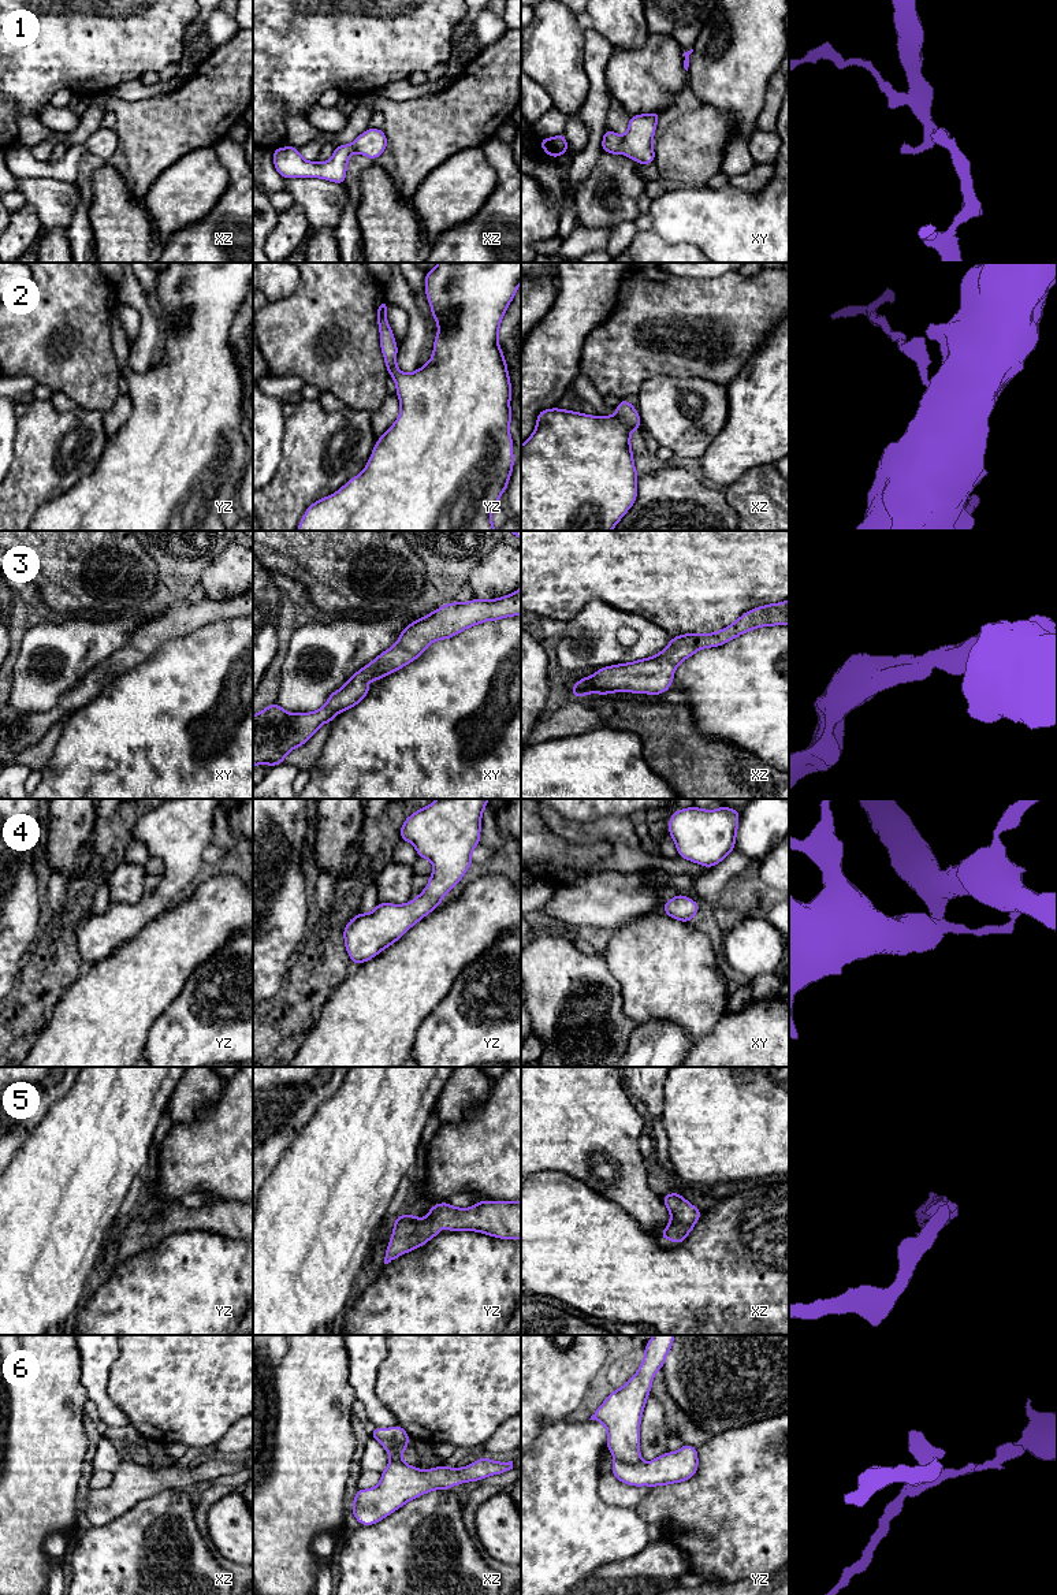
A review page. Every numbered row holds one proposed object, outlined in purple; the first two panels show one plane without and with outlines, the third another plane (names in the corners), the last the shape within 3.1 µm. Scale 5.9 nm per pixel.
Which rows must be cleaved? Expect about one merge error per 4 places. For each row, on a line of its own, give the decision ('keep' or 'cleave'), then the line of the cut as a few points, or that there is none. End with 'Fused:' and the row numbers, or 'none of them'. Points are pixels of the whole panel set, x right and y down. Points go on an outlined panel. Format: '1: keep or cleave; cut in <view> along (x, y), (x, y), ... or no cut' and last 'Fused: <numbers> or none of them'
1: keep; no cut
2: keep; no cut
3: keep; no cut
4: keep; no cut
5: keep; no cut
6: cleave; cut in yz along (616, 1458), (624, 1462), (640, 1462)
Fused: 6

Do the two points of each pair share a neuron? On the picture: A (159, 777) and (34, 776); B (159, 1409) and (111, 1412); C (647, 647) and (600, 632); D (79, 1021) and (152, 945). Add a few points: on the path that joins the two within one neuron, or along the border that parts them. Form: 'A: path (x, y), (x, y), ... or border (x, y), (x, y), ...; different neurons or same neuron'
A: border (41, 772), (41, 780), (37, 784); different neurons
B: border (107, 1382), (107, 1397), (130, 1423); different neurons
C: path (636, 651), (620, 651), (611, 643); same neuron
D: path (99, 1002), (136, 965); same neuron

